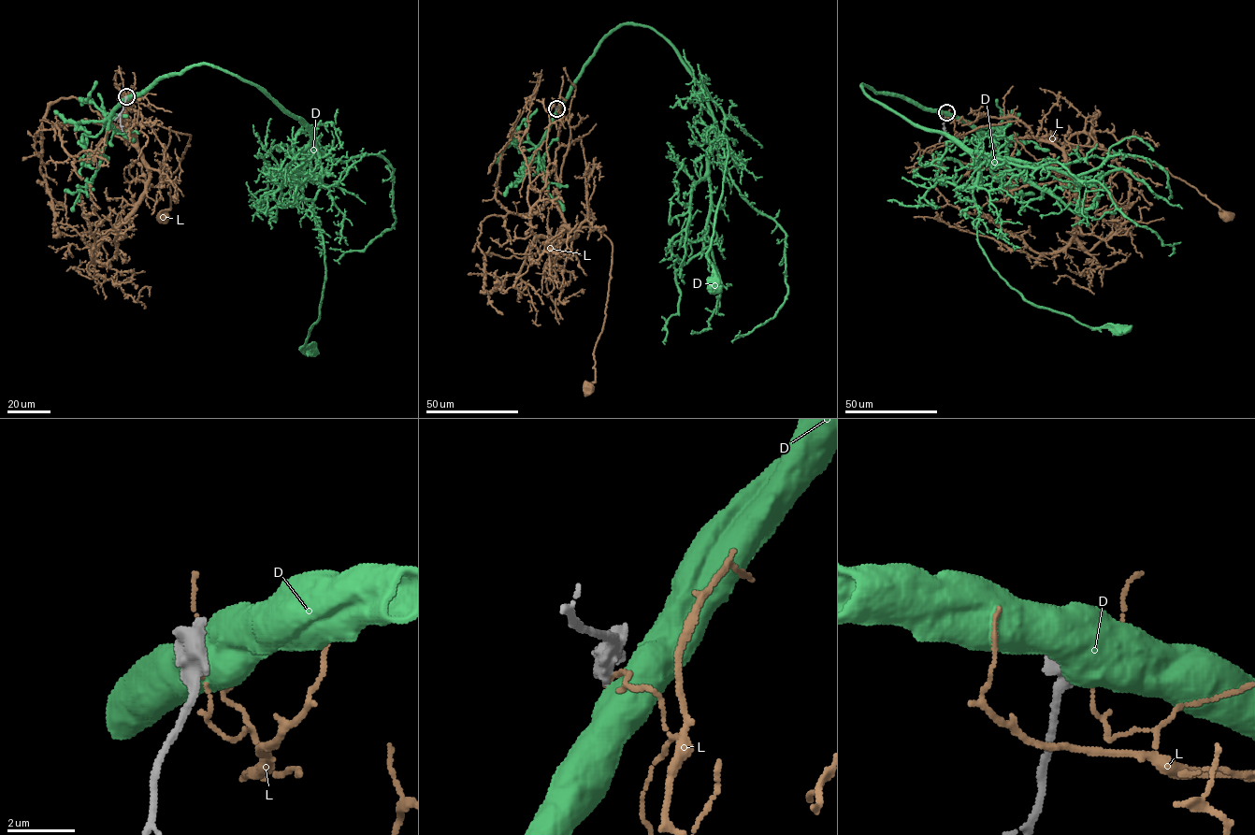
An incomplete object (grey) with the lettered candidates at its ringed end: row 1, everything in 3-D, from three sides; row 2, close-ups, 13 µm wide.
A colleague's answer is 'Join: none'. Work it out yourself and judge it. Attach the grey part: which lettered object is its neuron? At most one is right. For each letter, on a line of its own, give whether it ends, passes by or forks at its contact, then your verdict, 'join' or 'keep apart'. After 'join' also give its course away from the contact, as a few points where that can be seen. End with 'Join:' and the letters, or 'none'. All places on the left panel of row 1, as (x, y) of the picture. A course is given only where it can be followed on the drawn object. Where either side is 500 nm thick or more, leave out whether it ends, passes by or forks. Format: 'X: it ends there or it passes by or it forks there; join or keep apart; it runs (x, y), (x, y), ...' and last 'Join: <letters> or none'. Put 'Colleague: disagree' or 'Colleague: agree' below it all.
D: keep apart
L: keep apart
Join: none
Colleague: agree

